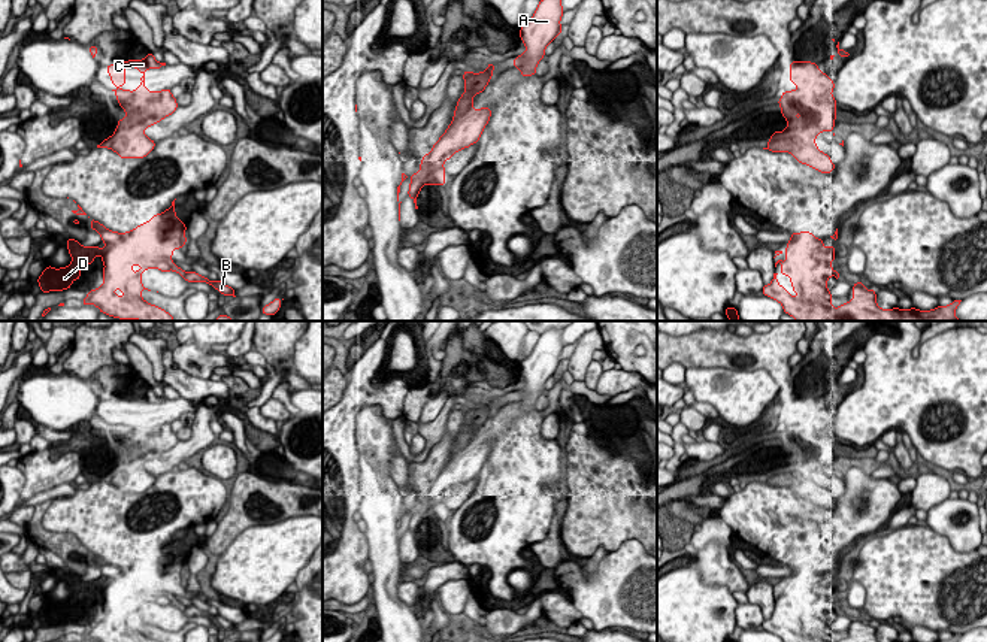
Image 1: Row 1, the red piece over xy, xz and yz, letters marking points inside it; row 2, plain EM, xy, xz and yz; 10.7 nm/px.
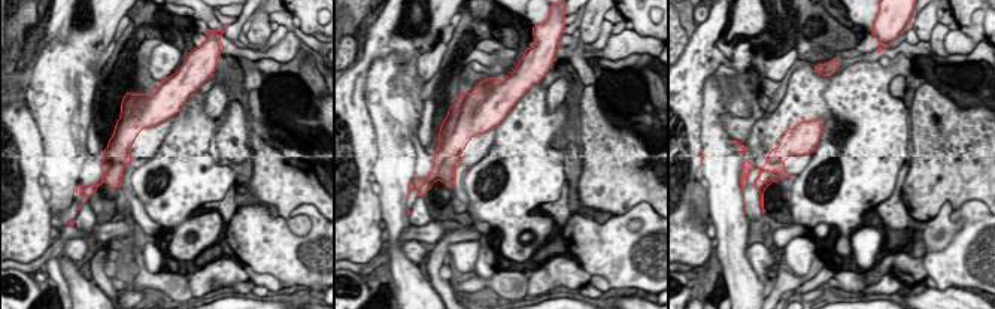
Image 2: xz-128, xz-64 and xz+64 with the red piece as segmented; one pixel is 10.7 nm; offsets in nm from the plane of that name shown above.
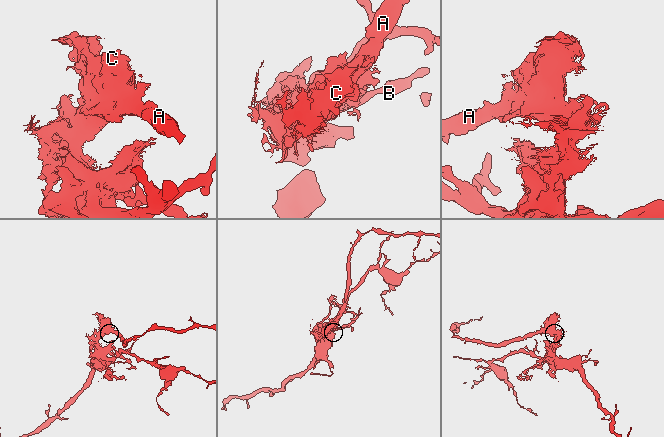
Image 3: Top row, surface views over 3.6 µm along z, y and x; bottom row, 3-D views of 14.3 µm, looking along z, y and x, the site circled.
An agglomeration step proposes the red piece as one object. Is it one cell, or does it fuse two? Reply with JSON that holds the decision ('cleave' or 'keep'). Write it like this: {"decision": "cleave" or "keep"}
{"decision": "cleave"}

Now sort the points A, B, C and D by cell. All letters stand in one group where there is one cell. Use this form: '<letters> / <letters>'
A / B C D

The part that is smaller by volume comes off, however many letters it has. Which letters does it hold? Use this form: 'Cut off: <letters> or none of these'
Cut off: A

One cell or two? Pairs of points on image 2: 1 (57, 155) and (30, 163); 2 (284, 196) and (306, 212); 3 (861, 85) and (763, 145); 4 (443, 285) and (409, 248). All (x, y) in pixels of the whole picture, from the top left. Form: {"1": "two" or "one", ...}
{"1": "two", "2": "two", "3": "one", "4": "two"}

